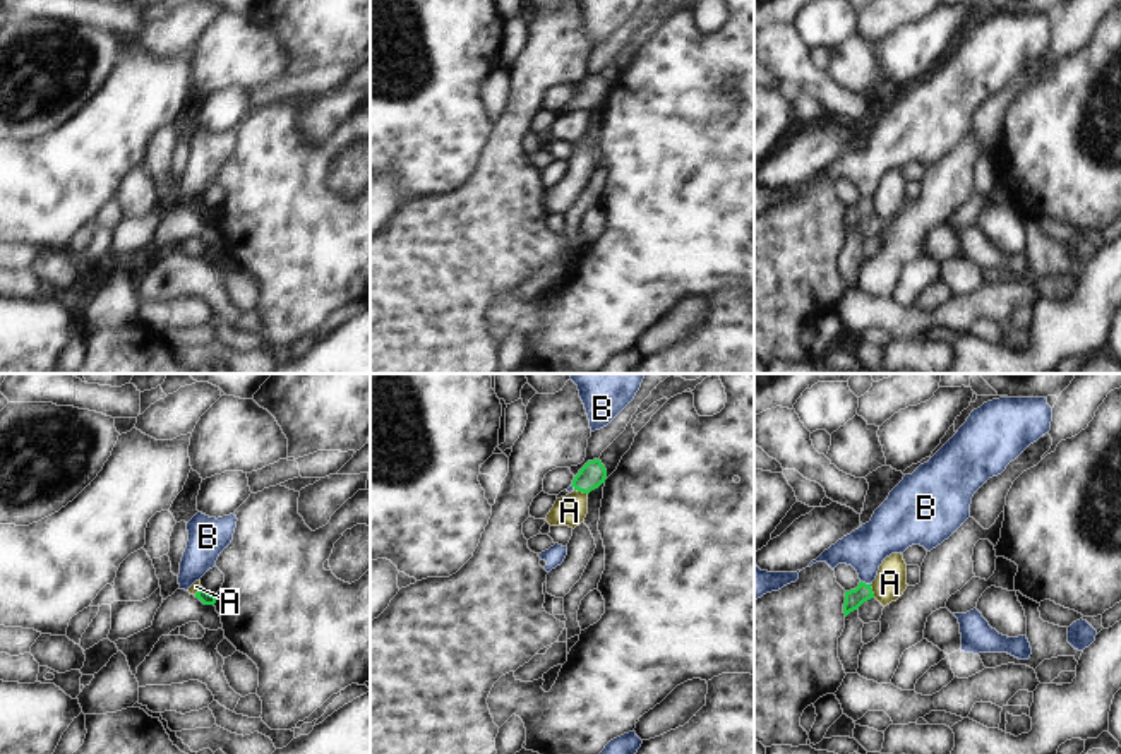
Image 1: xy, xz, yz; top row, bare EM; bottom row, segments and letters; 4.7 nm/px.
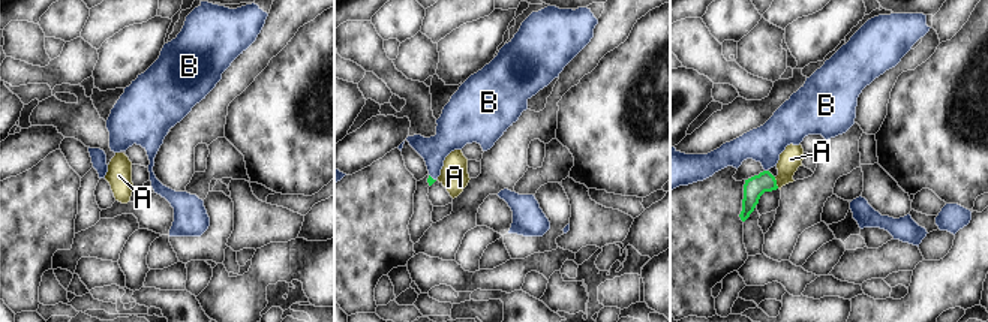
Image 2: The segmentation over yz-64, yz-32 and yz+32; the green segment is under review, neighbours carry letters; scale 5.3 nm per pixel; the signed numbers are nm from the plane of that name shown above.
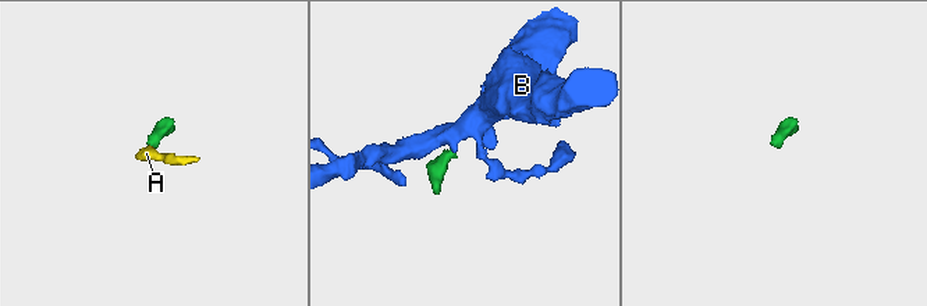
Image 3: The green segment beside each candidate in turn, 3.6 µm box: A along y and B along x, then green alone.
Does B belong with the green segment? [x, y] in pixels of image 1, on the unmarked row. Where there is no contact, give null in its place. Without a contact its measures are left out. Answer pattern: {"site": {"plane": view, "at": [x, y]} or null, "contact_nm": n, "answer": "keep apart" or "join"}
{"site": {"plane": "yz", "at": [864, 199]}, "contact_nm": 50, "answer": "join"}

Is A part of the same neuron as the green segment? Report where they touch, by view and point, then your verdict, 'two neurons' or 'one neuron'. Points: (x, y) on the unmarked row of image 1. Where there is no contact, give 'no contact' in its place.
meets green in xz at (581, 107); two neurons

